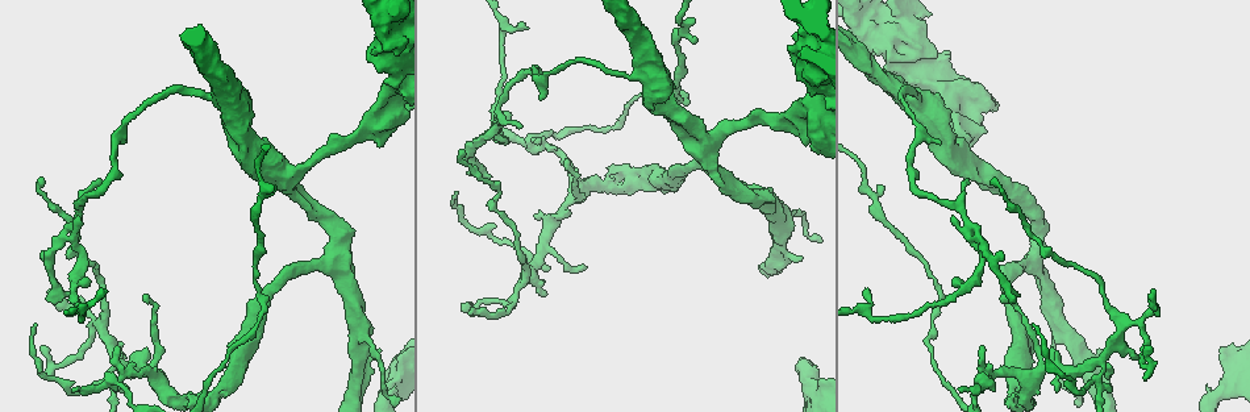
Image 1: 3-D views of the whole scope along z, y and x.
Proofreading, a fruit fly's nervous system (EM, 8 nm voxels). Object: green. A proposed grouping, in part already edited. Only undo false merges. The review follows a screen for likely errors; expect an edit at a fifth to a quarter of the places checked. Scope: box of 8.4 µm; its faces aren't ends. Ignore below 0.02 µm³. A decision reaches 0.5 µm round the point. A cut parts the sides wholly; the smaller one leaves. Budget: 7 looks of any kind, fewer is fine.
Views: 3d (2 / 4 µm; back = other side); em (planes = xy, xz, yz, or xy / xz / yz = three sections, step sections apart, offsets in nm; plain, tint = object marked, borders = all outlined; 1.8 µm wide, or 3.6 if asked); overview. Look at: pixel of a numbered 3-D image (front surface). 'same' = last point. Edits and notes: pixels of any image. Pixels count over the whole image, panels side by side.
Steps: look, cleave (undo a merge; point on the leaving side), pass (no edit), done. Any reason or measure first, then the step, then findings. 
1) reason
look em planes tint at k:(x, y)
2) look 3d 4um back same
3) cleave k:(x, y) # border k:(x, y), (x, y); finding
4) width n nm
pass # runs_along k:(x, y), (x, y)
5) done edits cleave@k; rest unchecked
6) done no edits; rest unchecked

side arm on a straight run
look 3d 2um at 1:(713, 141)

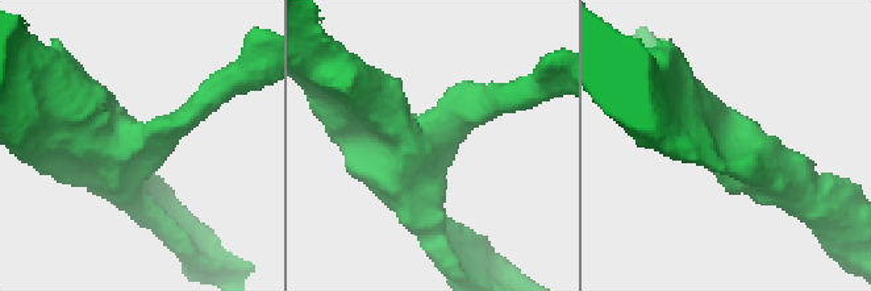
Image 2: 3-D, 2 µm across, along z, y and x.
shape alone is not enough
look em planes tint at 2:(126, 141)

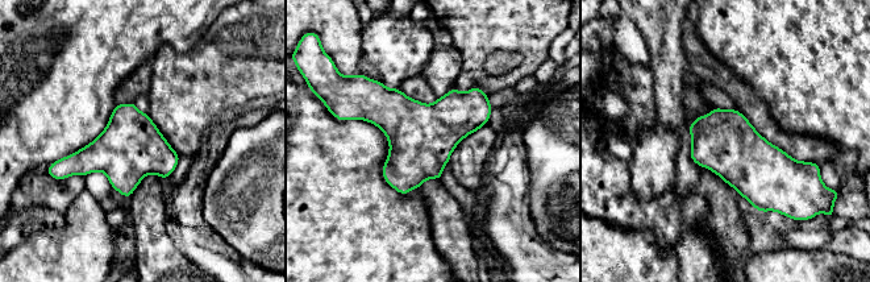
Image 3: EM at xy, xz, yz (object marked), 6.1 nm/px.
pass # continuous, no second cell

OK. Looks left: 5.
thick turns thin
look 3d 4um back at 1:(651, 74)

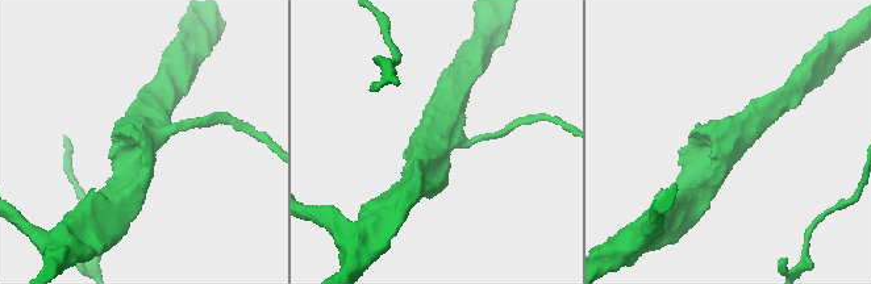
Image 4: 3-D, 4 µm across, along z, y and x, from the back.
now the EM
look em planes tint at 4:(142, 142)

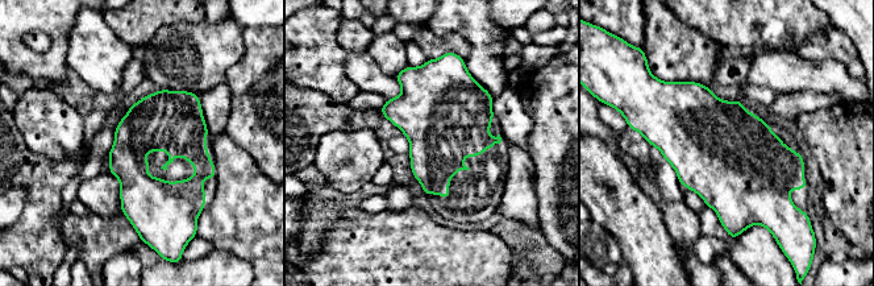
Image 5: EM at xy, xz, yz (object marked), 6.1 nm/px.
pass # all the same cell

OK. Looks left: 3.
sudden change in width
look 3d 4um at 1:(921, 45)

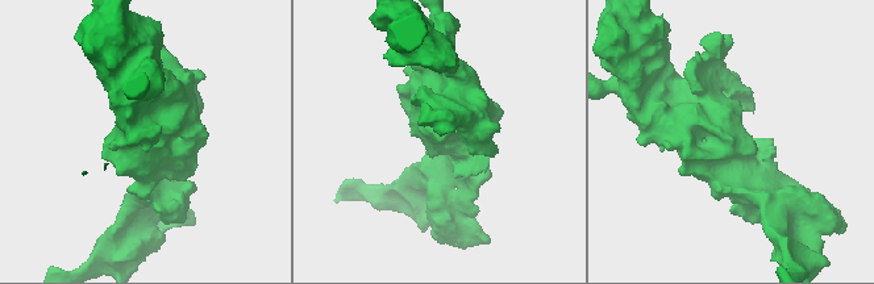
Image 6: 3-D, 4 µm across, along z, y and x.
shape alone is not enough
look em 3.6um planes tint at 6:(733, 141)

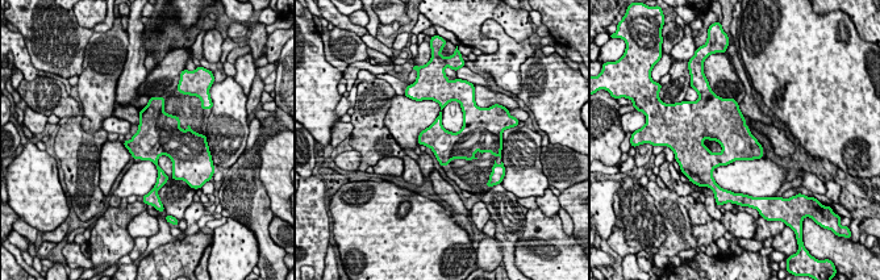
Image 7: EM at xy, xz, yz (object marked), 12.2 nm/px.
pass # continuous, no second cell

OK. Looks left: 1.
done no edits; rest unchecked

